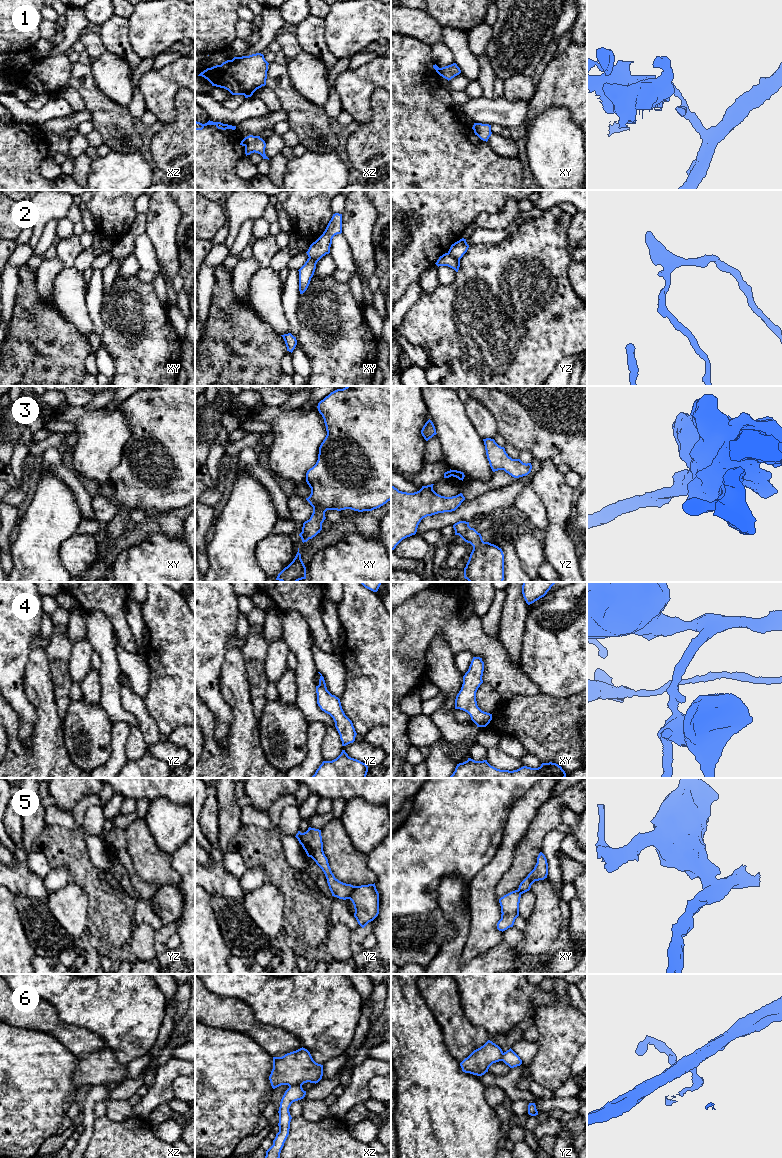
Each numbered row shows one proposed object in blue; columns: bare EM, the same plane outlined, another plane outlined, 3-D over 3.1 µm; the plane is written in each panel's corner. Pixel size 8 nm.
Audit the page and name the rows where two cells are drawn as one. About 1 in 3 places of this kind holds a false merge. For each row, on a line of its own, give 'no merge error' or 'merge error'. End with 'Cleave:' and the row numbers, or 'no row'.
1: merge error
2: merge error
3: no merge error
4: no merge error
5: merge error
6: merge error
Cleave: 1, 2, 5, 6

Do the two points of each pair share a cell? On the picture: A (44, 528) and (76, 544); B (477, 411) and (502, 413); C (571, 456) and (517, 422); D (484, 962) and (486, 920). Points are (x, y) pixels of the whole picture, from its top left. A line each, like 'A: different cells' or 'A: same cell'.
A: different cells
B: different cells
C: same cell
D: different cells

